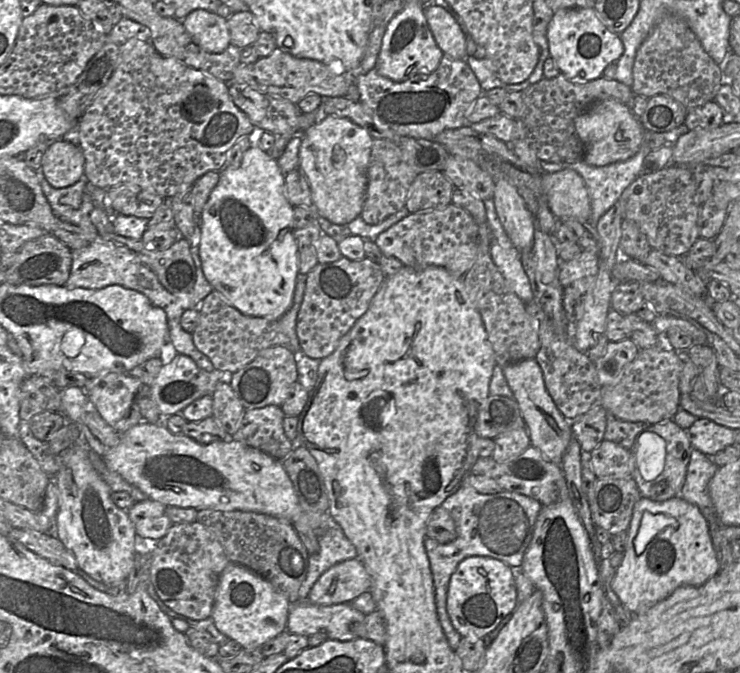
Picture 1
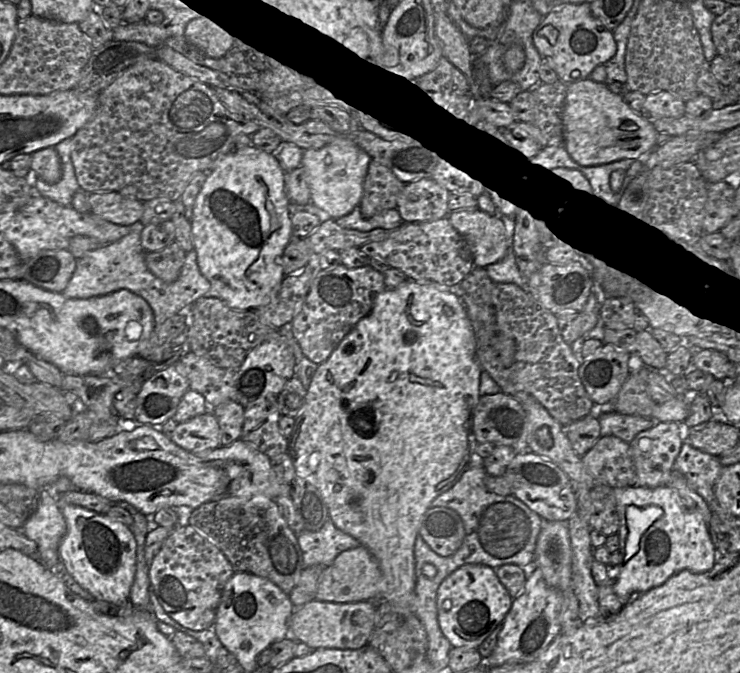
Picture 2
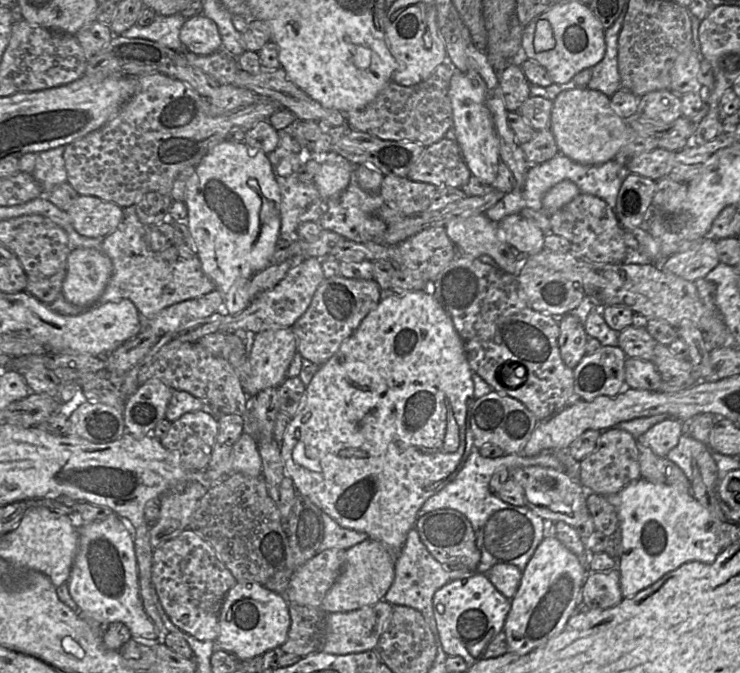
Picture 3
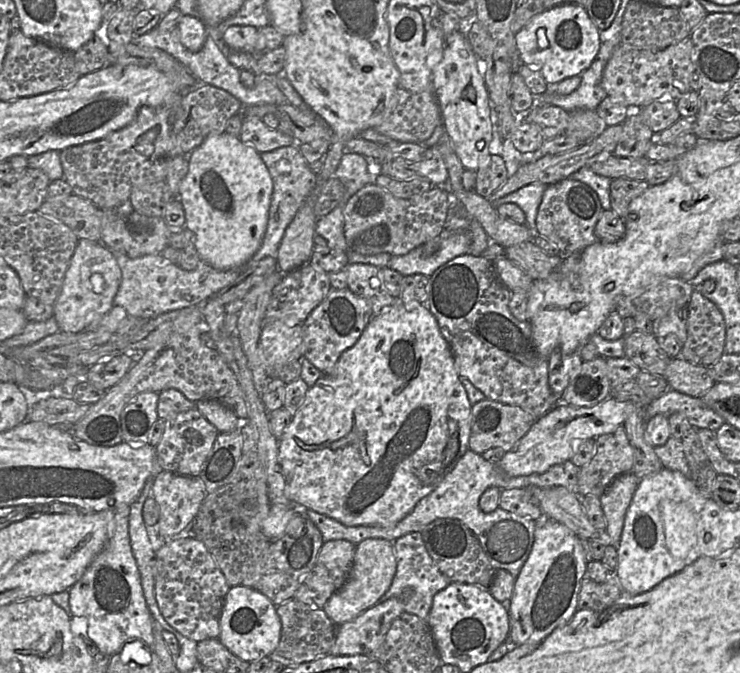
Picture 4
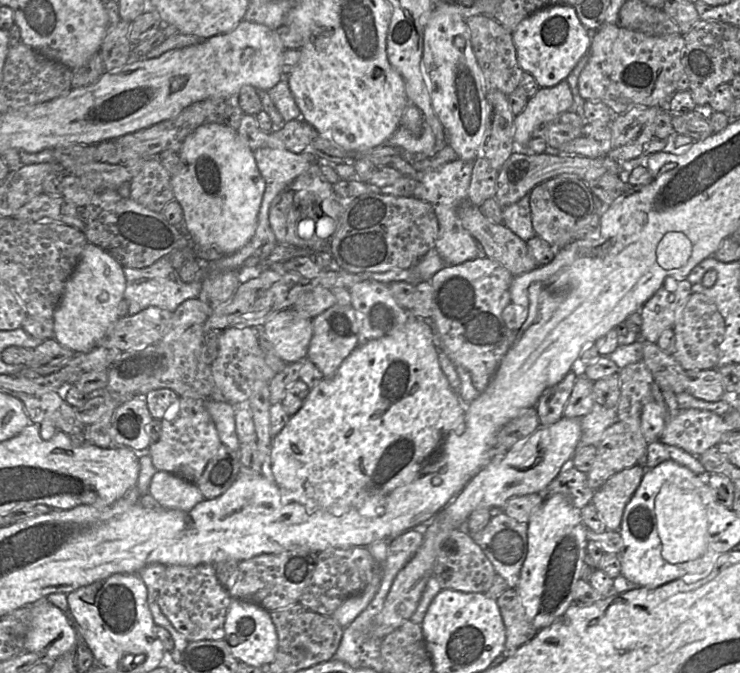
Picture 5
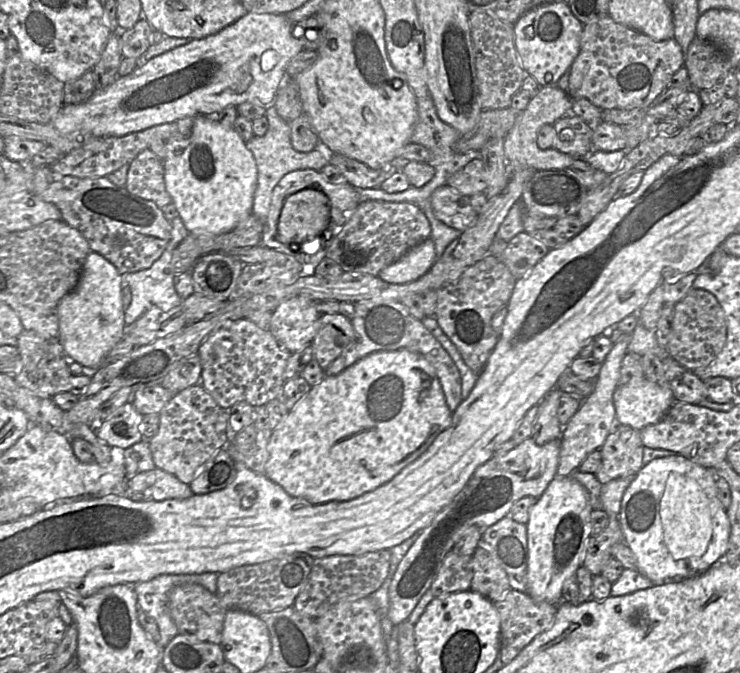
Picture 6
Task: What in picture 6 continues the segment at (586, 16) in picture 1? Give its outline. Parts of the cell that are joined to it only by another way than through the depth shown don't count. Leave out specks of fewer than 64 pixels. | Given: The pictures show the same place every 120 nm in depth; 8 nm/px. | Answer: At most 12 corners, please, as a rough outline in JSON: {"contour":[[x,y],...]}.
{"contour":[[564,2],[522,15],[513,30],[526,74],[556,86],[584,25]]}

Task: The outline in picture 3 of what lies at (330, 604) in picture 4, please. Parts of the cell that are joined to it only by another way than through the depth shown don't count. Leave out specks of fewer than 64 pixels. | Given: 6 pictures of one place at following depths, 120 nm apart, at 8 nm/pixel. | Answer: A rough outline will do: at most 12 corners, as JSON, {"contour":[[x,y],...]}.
{"contour":[[366,539],[346,551],[321,604],[346,613],[382,600],[394,554]]}

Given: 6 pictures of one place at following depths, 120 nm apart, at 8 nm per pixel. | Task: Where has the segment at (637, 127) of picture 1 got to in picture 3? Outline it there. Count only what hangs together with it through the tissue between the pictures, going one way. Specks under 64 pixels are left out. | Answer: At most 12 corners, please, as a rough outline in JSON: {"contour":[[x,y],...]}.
{"contour":[[586,87],[553,101],[550,130],[559,153],[600,165],[620,151],[651,152],[639,135]]}

